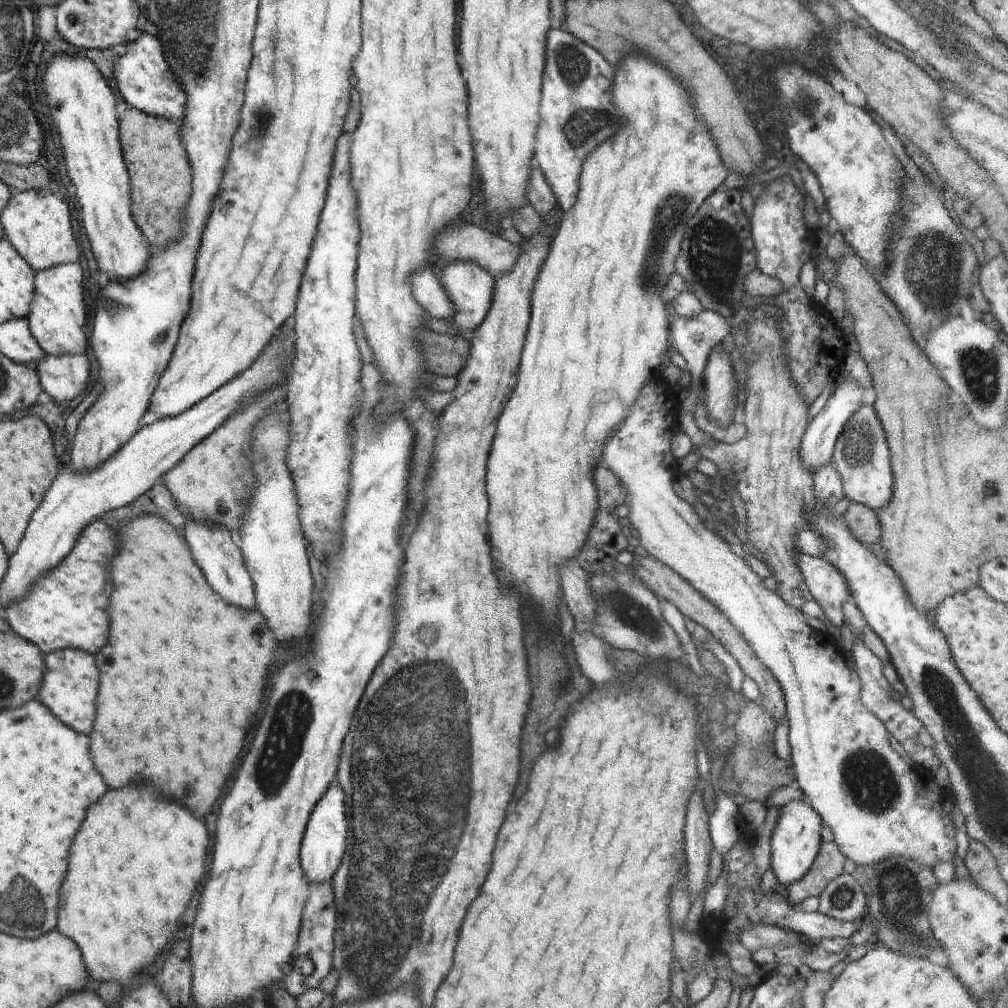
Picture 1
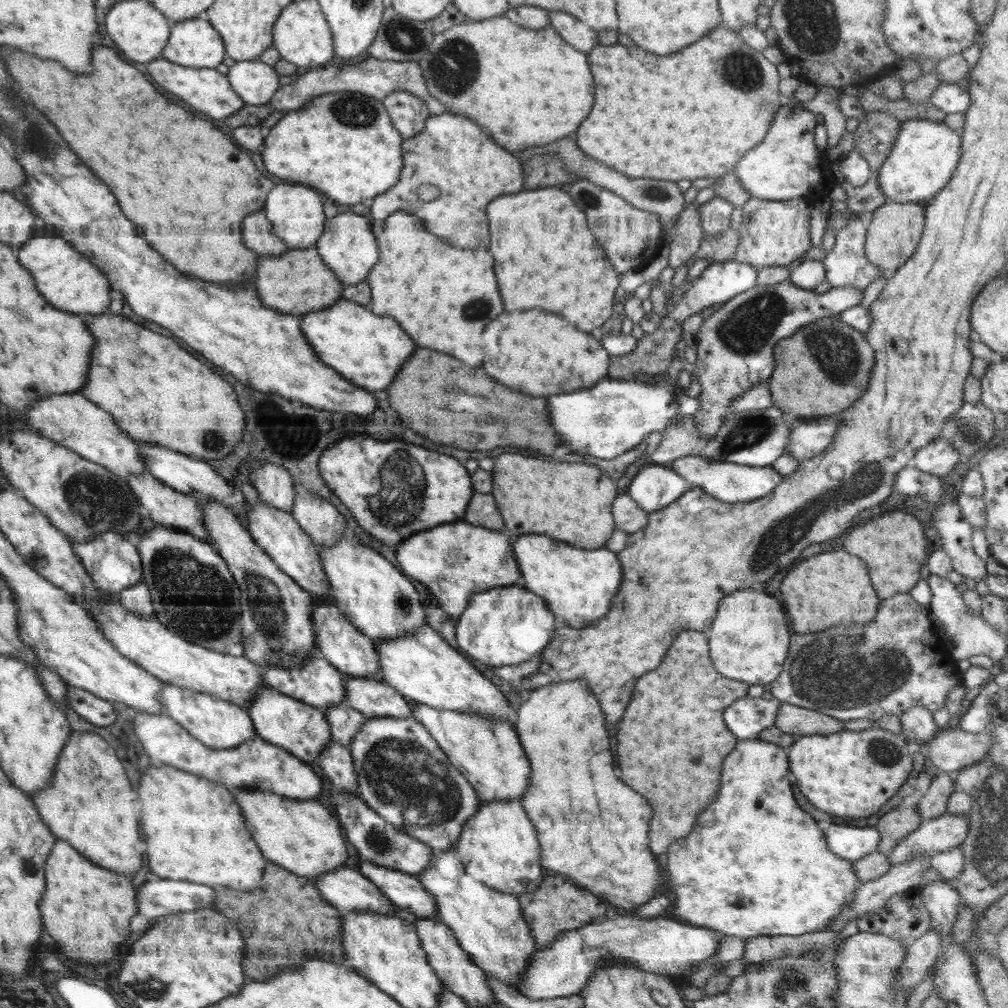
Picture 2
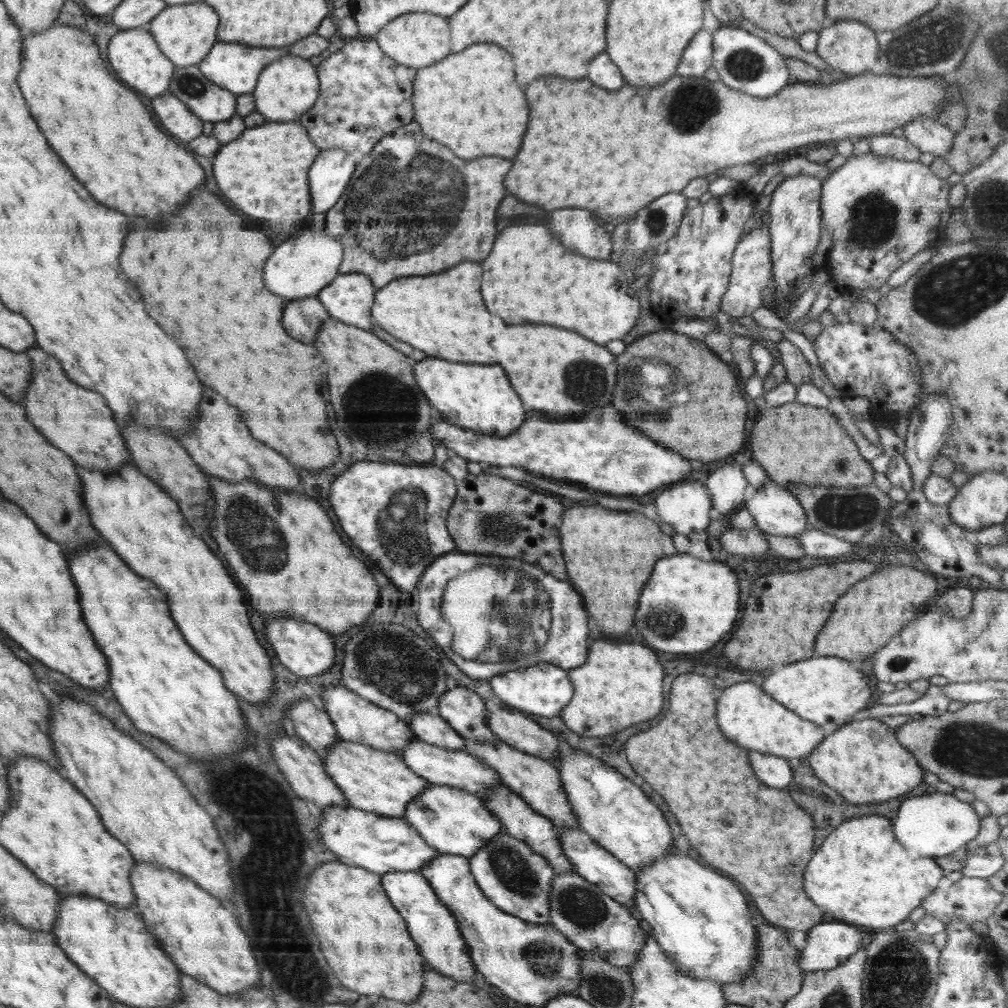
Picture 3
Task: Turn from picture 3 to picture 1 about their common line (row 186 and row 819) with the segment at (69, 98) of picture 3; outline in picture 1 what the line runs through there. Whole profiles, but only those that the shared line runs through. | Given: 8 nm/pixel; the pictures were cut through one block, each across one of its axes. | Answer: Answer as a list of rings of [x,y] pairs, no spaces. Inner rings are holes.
[[[136,788],[110,790],[90,810],[90,818],[86,818],[78,842],[74,842],[70,878],[60,888],[62,898],[58,906],[58,931],[80,947],[90,976],[99,981],[116,980],[126,986],[134,976],[146,975],[147,968],[170,942],[198,882],[204,878],[208,844],[210,838],[200,820],[182,806],[158,800],[150,788],[144,788],[144,796]]]

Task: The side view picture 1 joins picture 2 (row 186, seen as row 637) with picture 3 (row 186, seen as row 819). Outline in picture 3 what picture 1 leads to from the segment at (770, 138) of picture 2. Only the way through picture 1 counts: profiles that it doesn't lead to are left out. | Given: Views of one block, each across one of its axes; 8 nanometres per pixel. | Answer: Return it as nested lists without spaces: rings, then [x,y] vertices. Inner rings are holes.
[[[870,151],[849,156],[846,163],[833,170],[822,183],[820,199],[823,228],[832,238],[826,268],[837,288],[848,287],[855,292],[876,290],[884,285],[898,268],[918,252],[942,243],[954,209],[948,204],[950,185],[918,161],[904,161],[880,156]]]

